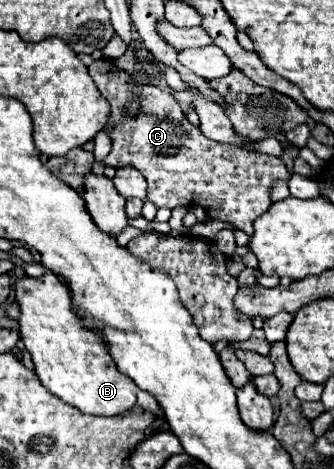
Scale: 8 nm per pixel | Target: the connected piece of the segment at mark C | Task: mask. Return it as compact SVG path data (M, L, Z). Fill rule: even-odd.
M94 60L88 70L100 94L110 102L110 116L102 132L108 132L112 150L104 164L114 168L134 166L140 170L148 182L148 200L154 202L156 208L174 210L180 204L202 206L208 218L230 224L232 228L218 232L214 242L222 254L234 254L234 230L244 230L248 236L254 232L252 222L272 204L272 186L290 180L286 164L278 156L248 152L232 144L208 140L198 126L188 122L170 92L164 92L158 86L132 82L130 74L116 68L110 60ZM134 88L140 88L140 110L136 116L126 110L128 100L134 96Z

